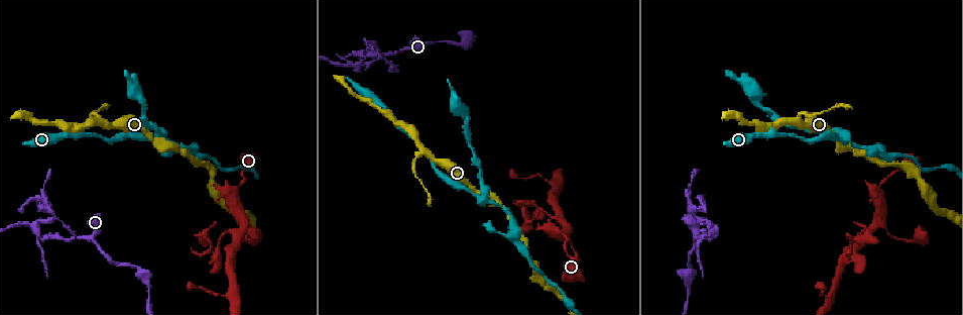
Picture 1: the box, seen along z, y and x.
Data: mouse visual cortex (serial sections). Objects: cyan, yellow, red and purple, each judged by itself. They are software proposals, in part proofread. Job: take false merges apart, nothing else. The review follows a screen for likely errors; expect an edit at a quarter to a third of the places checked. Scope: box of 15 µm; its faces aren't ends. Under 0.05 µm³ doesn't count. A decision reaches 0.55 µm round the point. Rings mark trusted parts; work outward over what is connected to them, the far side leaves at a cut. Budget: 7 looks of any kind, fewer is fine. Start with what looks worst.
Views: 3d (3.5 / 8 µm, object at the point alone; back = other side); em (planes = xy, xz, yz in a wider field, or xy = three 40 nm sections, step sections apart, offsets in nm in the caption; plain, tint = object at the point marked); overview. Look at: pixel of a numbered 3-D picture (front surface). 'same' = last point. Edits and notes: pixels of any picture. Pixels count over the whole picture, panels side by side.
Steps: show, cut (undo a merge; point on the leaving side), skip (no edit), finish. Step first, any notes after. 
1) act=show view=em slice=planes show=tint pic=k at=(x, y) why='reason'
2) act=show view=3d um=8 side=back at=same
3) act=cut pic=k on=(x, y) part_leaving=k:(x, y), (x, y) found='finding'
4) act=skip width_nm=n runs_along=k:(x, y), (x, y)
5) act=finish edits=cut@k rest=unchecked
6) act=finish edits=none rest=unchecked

act=show view=3d um=3.5 pic=1 at=(157, 142) why='a narrow waist'

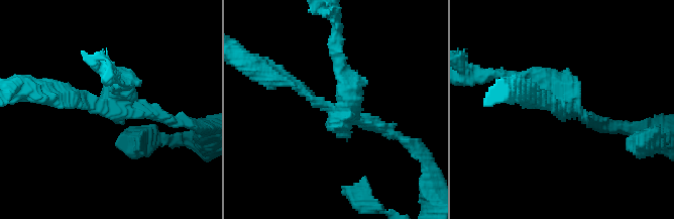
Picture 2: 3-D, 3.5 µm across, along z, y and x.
act=show view=em slice=xy step=2 show=plain pic=2 at=(335, 109) arms=3 arm_widths_nm=200,200,250

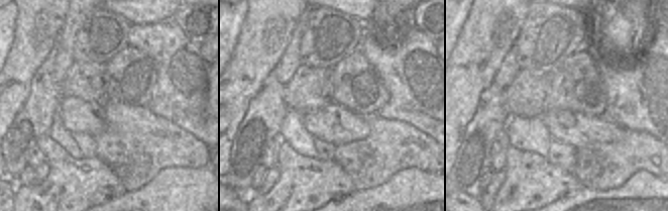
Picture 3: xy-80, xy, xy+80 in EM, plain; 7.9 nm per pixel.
act=show view=em slice=xy step=2 show=tint at=same

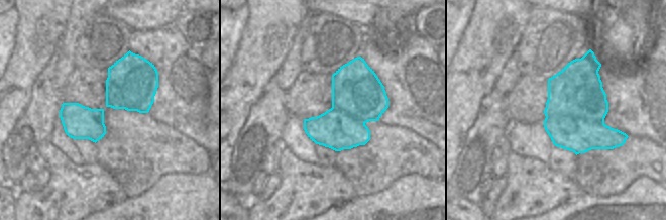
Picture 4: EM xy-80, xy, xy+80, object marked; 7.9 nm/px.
act=cut pic=2 on=(349, 96) border=4:(546, 116), (570, 115), (603, 123) found='two cells meet here'

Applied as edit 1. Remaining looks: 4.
act=show view=3d um=3.5 pic=1 at=(855, 252) why='three arms meet'

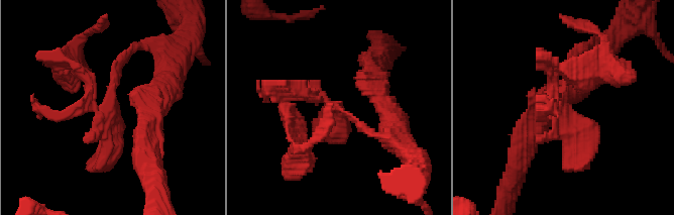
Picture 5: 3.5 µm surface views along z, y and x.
act=show view=em slice=planes show=plain pic=5 at=(109, 102) why='shape alone is not enough'

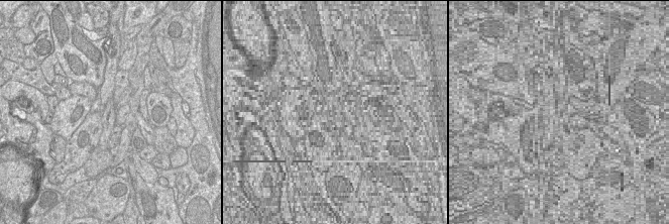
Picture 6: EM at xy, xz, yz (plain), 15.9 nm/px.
act=show view=em slice=planes show=tint at=same

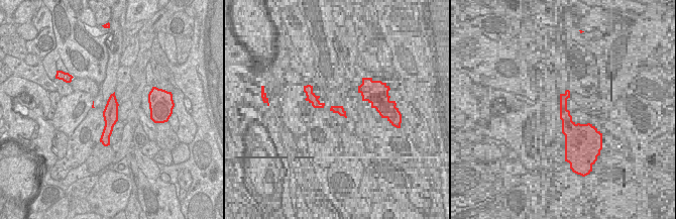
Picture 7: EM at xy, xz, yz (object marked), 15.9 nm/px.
act=skip found='one cell here'

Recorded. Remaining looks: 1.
act=finish edits=cut@2 rest=unchecked

